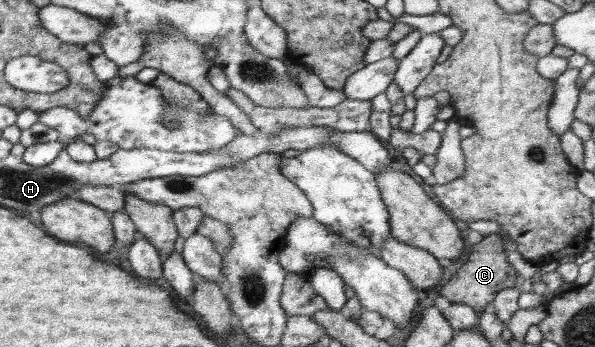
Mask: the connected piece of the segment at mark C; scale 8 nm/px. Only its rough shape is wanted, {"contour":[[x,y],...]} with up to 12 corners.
{"contour":[[500,235],[474,244],[439,295],[480,311],[514,288]]}

